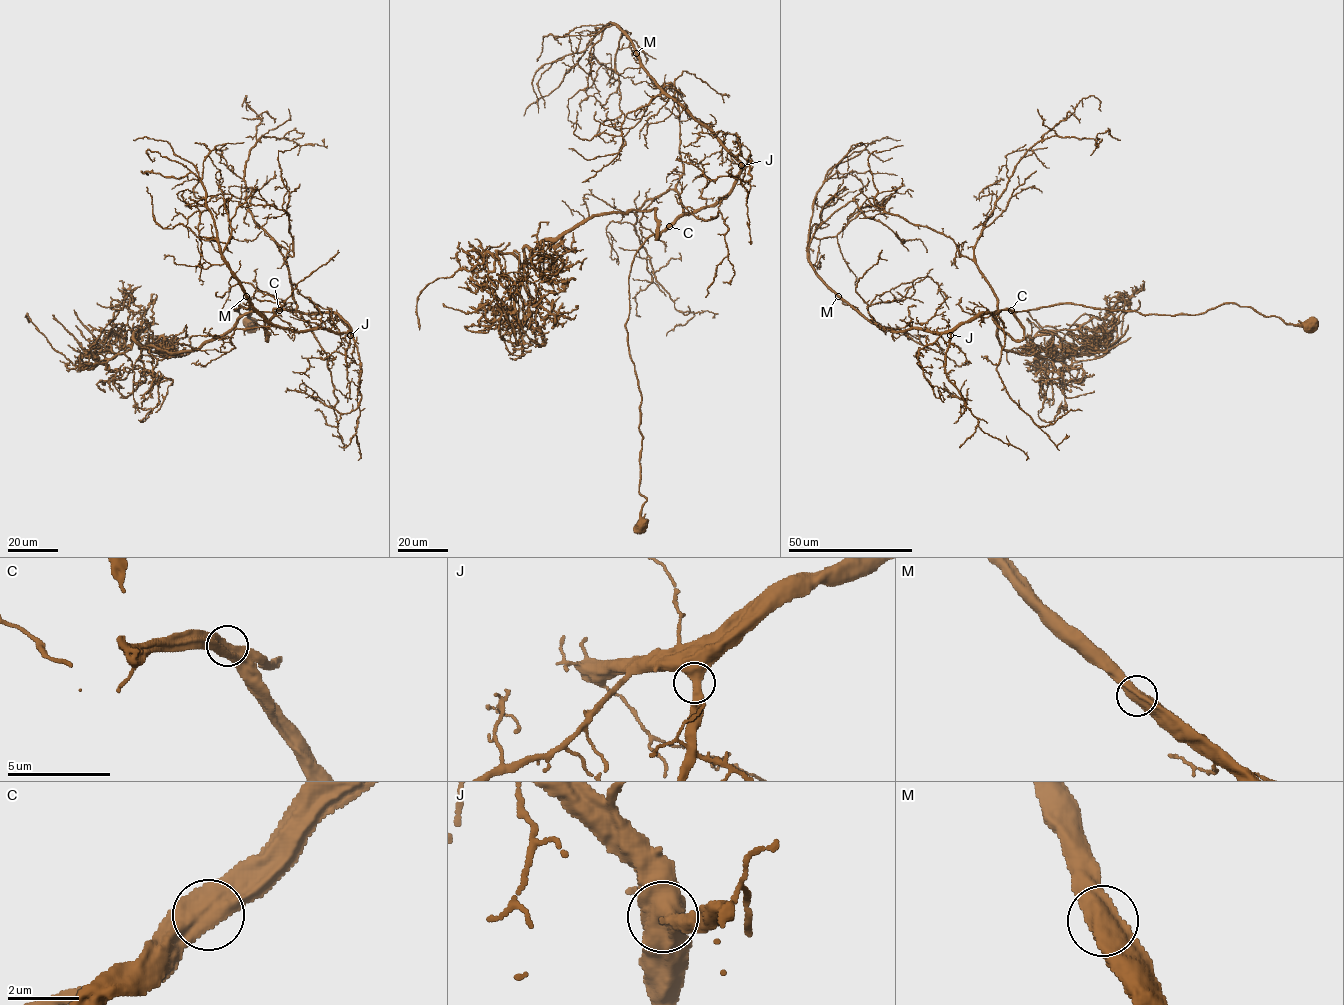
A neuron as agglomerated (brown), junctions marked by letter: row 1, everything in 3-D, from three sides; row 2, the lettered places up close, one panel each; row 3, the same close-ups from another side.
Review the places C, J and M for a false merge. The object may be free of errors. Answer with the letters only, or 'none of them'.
none of them

